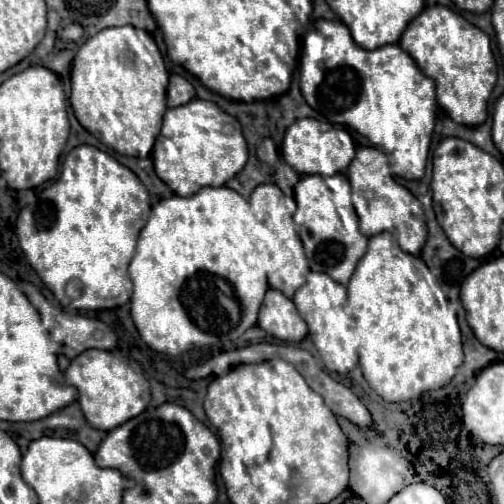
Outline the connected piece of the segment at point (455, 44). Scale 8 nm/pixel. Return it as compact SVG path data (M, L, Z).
M430 6L408 24L398 44L434 80L436 100L456 124L478 126L486 120L488 98L496 84L496 62L490 50L490 38L480 28L446 6Z

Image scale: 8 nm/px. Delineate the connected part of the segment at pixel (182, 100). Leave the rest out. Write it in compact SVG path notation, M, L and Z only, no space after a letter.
M172 74L170 76L170 86L167 88L167 107L172 108L176 106L182 106L182 104L188 104L192 98L196 96L192 84L178 76L178 74Z

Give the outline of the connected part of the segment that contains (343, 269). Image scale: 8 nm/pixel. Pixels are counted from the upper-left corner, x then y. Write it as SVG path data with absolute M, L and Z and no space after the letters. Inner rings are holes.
M348 169L345 174L338 173L328 176L326 182L318 174L302 176L300 182L294 186L294 198L298 204L294 222L298 226L298 234L306 248L306 258L308 258L310 270L326 272L336 282L348 284L360 256L364 256L366 253L368 240L371 237L364 236L362 230L358 228L358 216L356 216L356 210L352 206L352 198L350 198ZM334 202L336 202L336 206L334 206Z

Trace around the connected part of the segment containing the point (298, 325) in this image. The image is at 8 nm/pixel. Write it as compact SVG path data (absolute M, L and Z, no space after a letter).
M268 290L258 314L258 326L284 342L300 342L308 328L306 322L298 316L294 302L278 290Z

